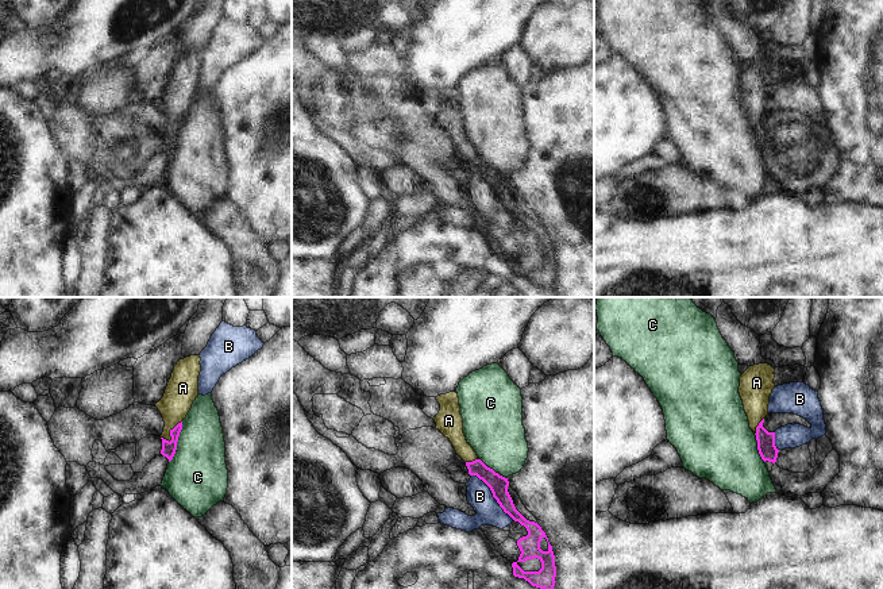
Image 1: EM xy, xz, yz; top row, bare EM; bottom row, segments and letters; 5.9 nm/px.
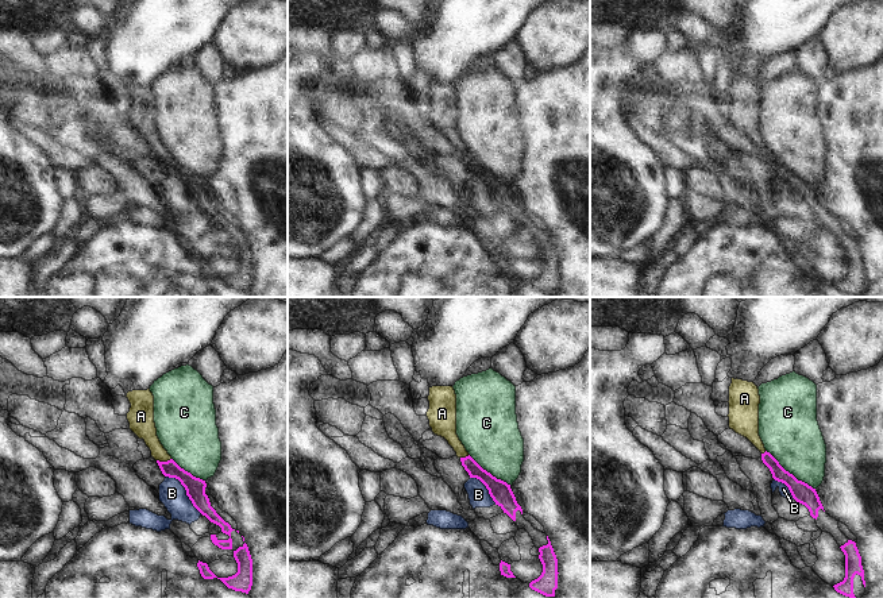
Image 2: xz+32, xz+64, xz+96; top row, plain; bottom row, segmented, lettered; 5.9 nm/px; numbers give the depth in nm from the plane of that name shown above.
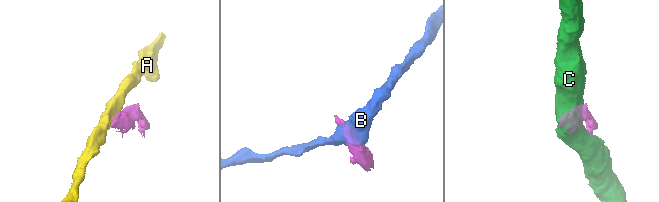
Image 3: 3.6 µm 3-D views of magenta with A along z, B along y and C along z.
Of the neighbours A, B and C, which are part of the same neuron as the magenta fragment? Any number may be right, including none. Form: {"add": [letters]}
{"add": []}

